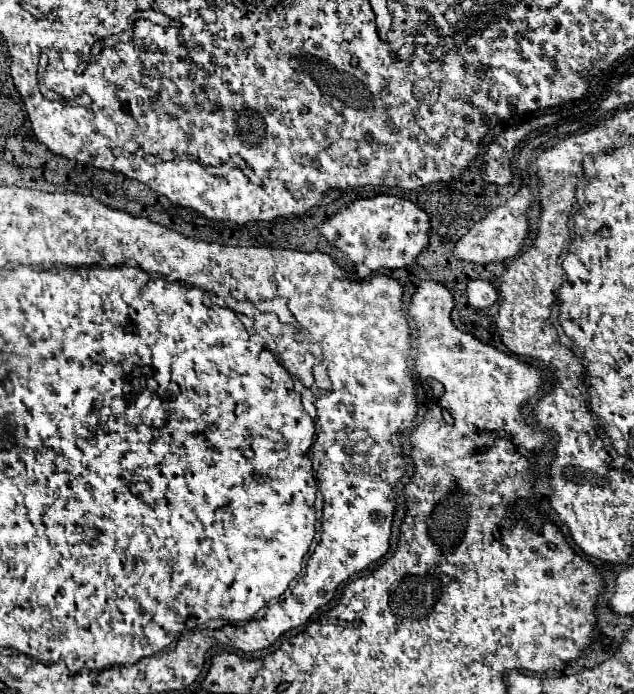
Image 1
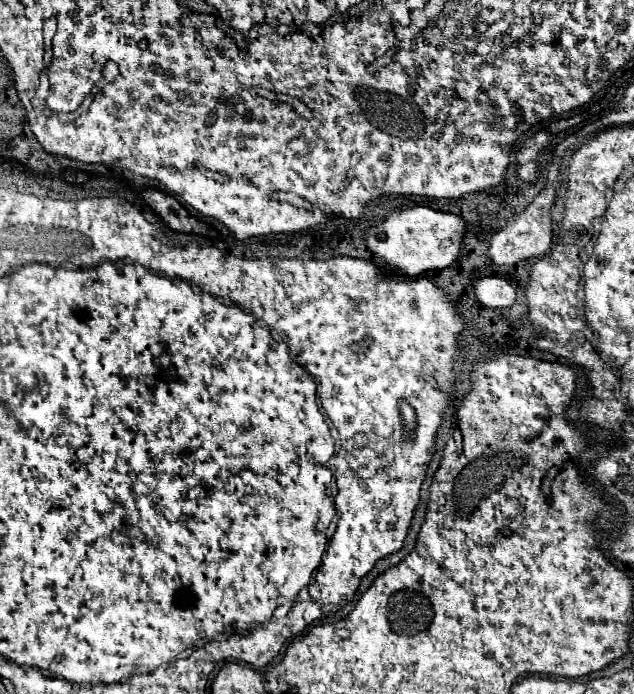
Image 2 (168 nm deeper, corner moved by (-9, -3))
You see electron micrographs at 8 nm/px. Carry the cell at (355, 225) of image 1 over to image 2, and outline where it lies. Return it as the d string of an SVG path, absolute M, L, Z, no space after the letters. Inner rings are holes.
M402 207L394 209L386 215L380 225L368 227L366 245L378 255L384 263L388 263L392 273L402 275L422 275L426 271L440 271L452 265L460 255L460 243L466 231L464 219L452 213L440 213L430 207Z

